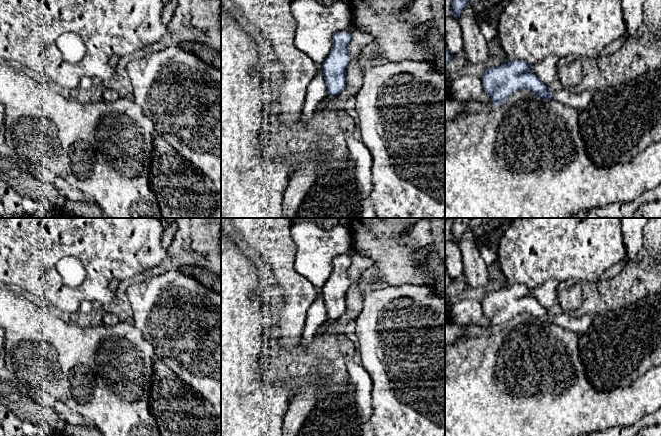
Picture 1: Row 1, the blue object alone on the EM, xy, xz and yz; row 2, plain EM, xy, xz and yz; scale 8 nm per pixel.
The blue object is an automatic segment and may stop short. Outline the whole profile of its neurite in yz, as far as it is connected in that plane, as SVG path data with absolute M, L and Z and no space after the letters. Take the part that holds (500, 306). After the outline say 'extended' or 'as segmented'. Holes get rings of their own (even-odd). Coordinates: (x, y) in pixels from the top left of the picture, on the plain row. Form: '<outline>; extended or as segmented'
M517 283L484 296L481 303L494 330L504 328L513 317L523 313L531 314L538 322L554 323L578 335L589 330L596 313L568 313L559 310L552 319L549 312L530 295L530 291L528 286Z; extended

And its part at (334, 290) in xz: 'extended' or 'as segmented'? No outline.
as segmented

